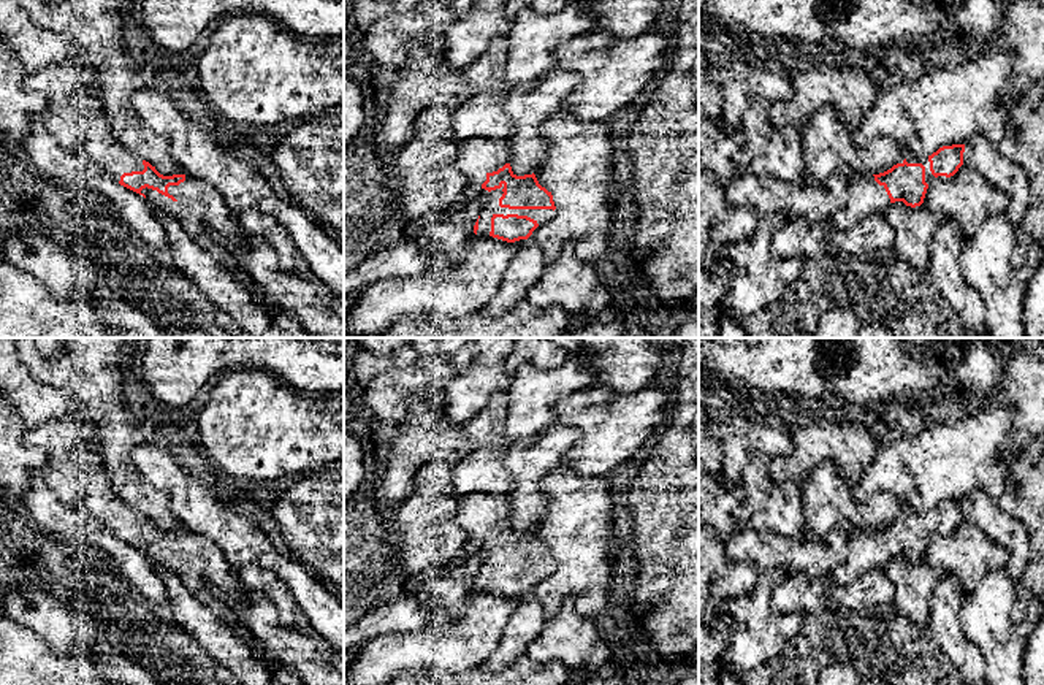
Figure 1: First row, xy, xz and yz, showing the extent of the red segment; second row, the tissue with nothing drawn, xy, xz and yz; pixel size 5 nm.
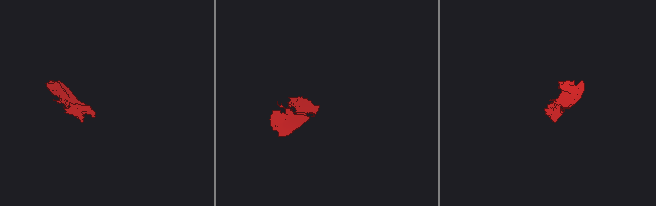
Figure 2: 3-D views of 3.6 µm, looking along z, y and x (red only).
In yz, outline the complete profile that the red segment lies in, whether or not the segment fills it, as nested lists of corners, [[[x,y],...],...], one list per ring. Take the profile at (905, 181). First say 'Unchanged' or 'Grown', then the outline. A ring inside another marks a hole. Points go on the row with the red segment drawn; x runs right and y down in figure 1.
Grown. [[[906,159],[879,174],[854,173],[846,203],[833,212],[832,224],[836,230],[846,230],[871,212],[884,212],[895,201],[920,206],[927,189],[925,166]]]

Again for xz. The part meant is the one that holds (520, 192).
Grown. [[[485,136],[459,143],[455,166],[467,181],[469,189],[480,186],[491,192],[501,189],[501,208],[556,209],[553,195],[542,187],[535,174],[516,176],[510,166],[510,141]]]

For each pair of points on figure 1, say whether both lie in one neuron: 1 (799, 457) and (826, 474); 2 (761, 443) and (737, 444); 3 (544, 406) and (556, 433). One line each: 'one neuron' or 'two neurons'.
1: two neurons
2: one neuron
3: two neurons

